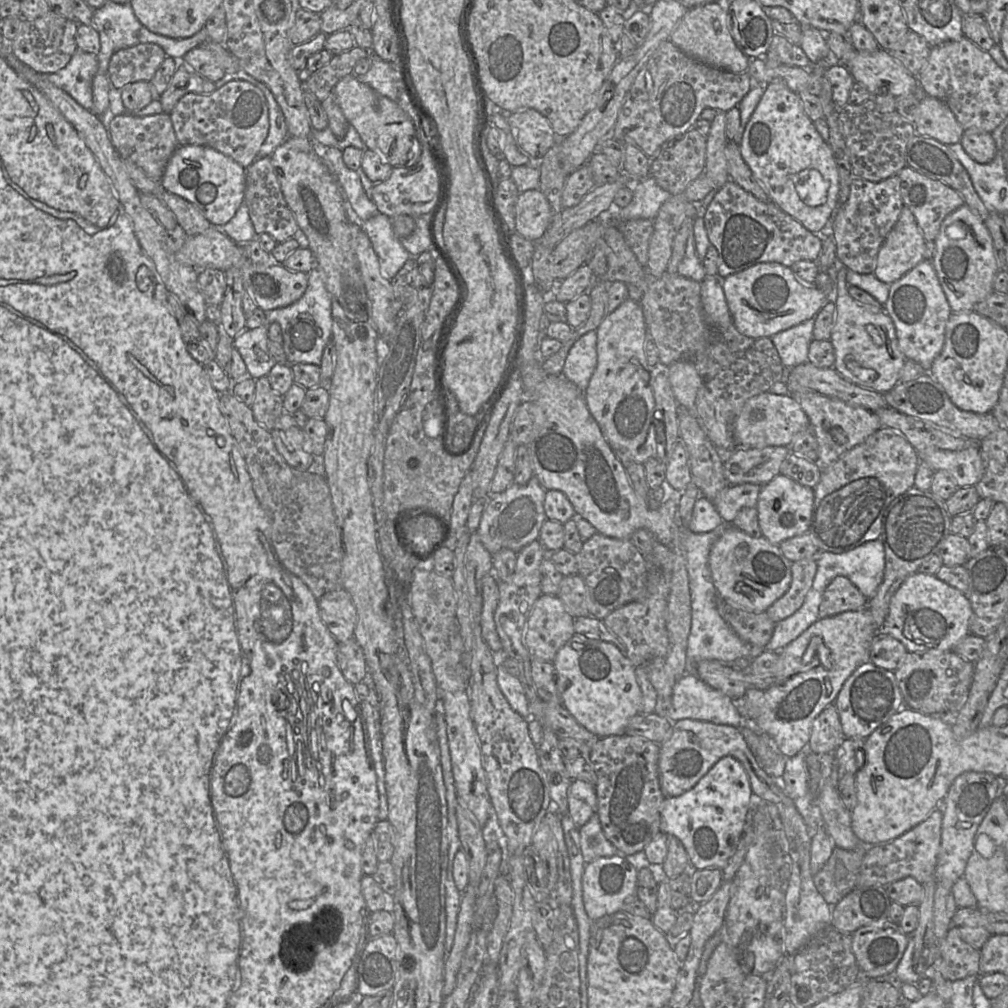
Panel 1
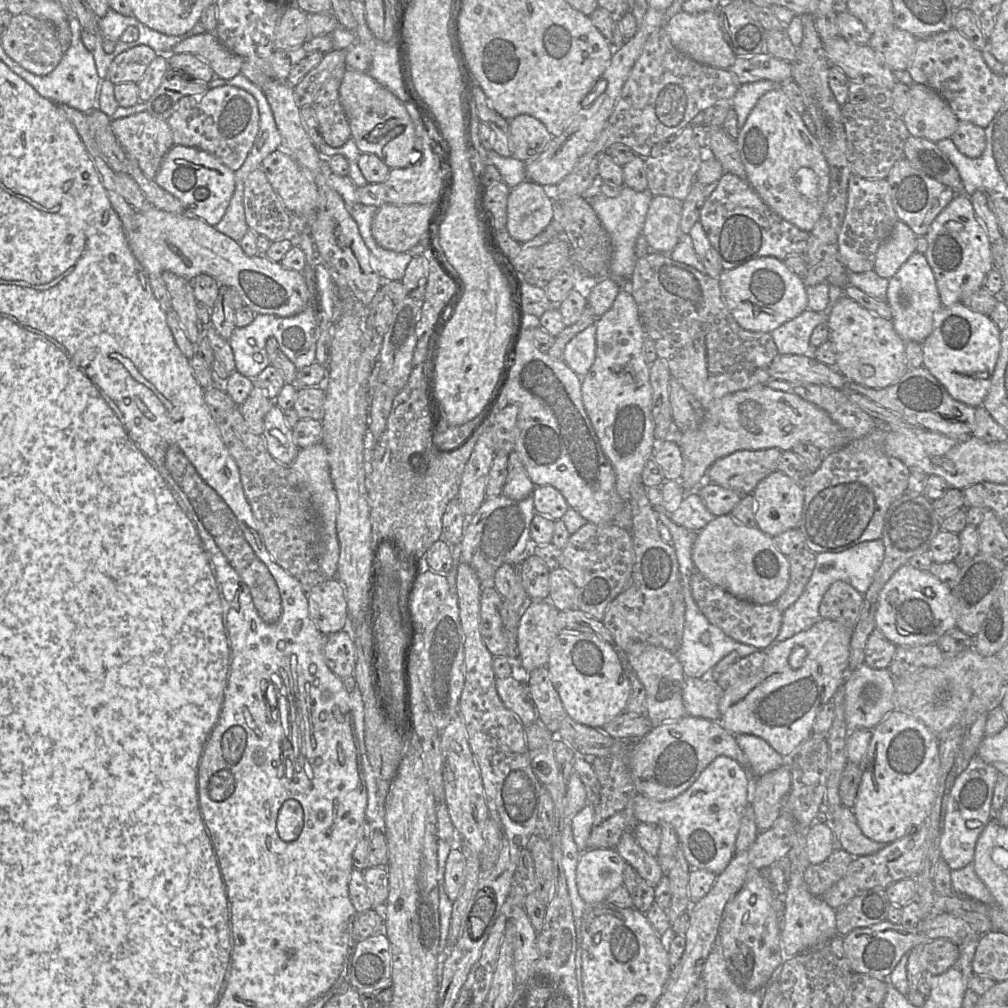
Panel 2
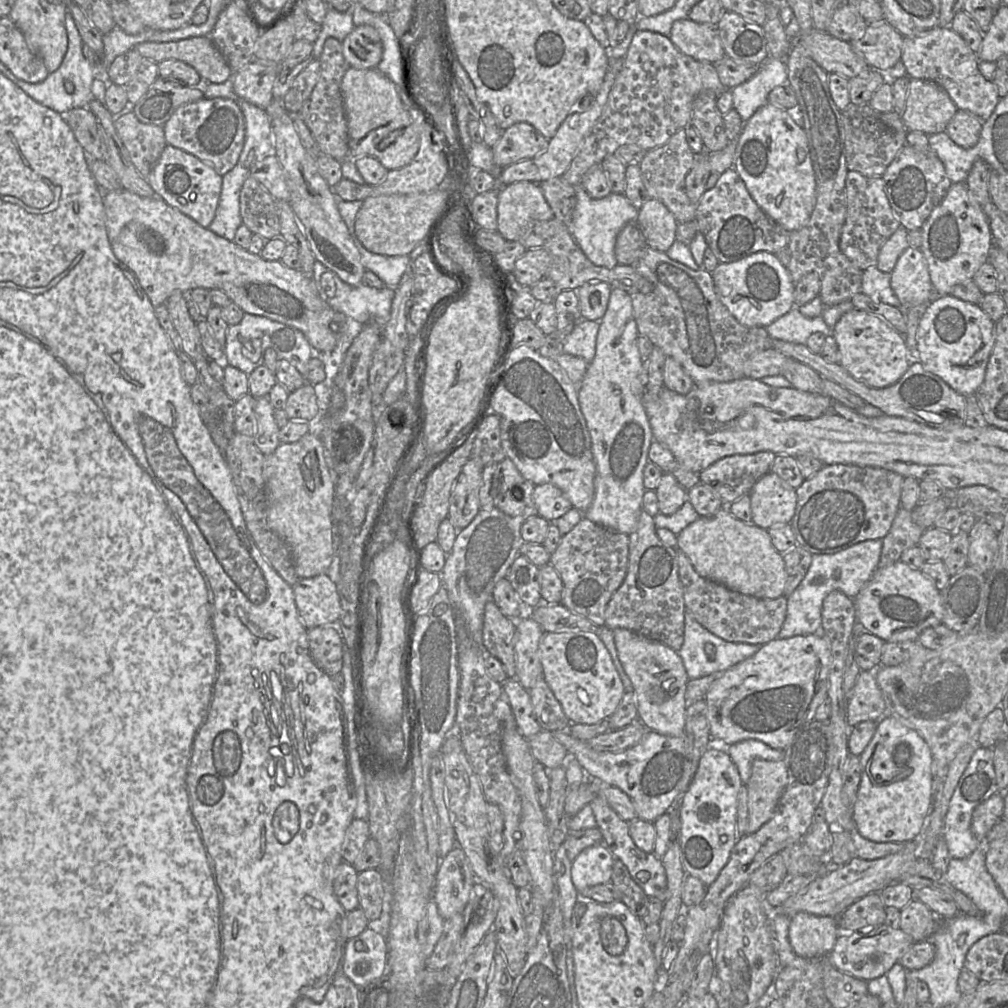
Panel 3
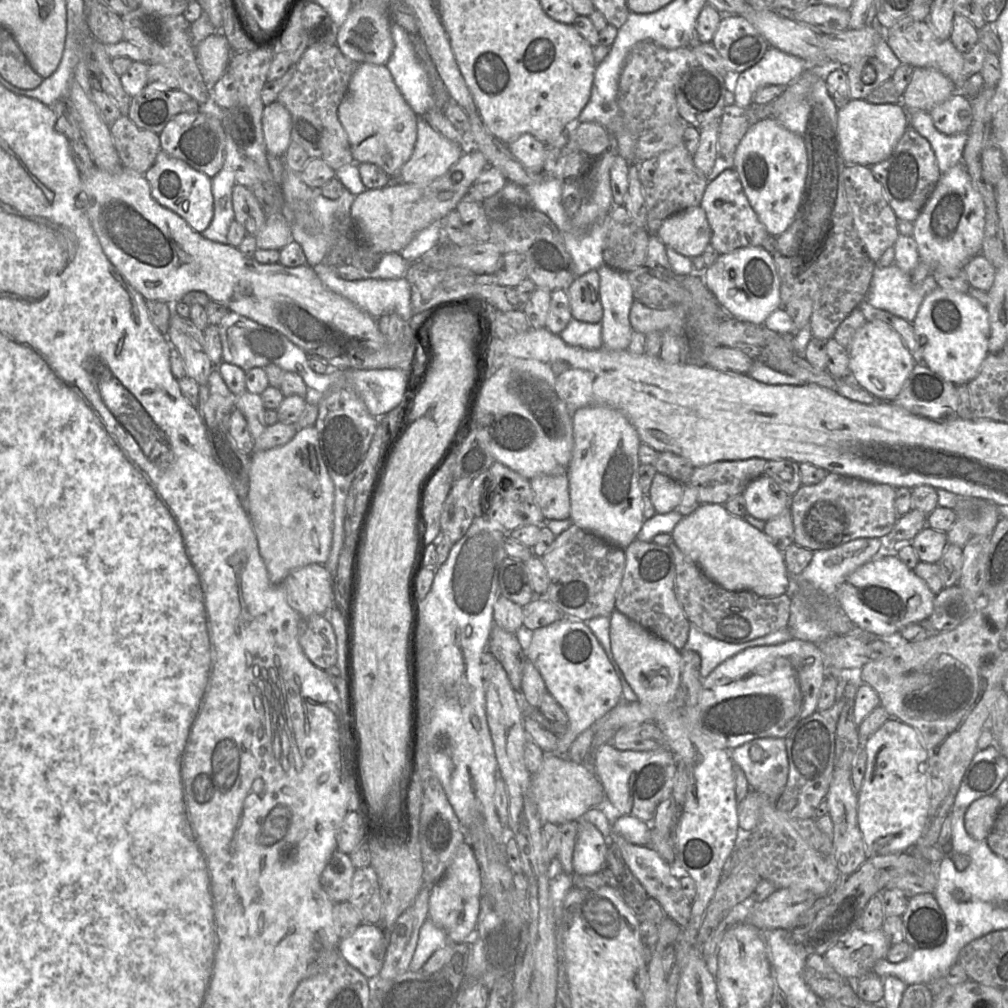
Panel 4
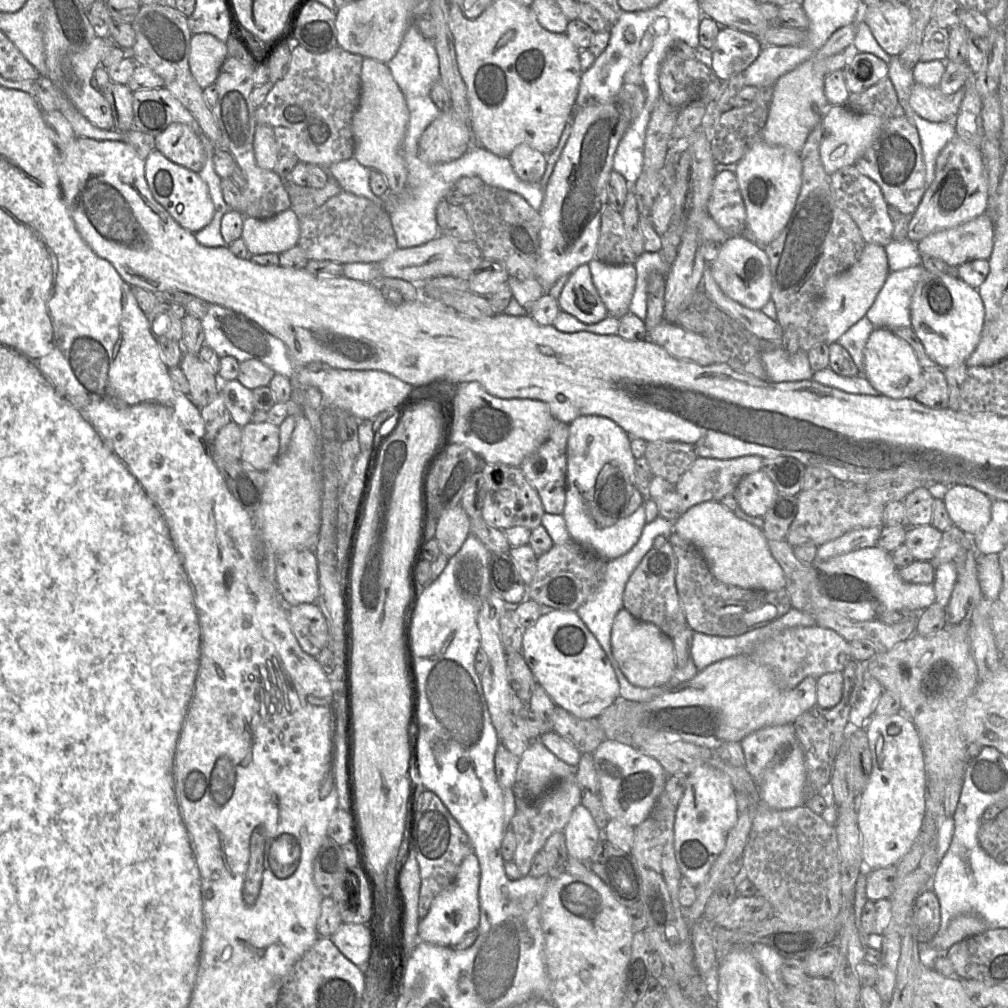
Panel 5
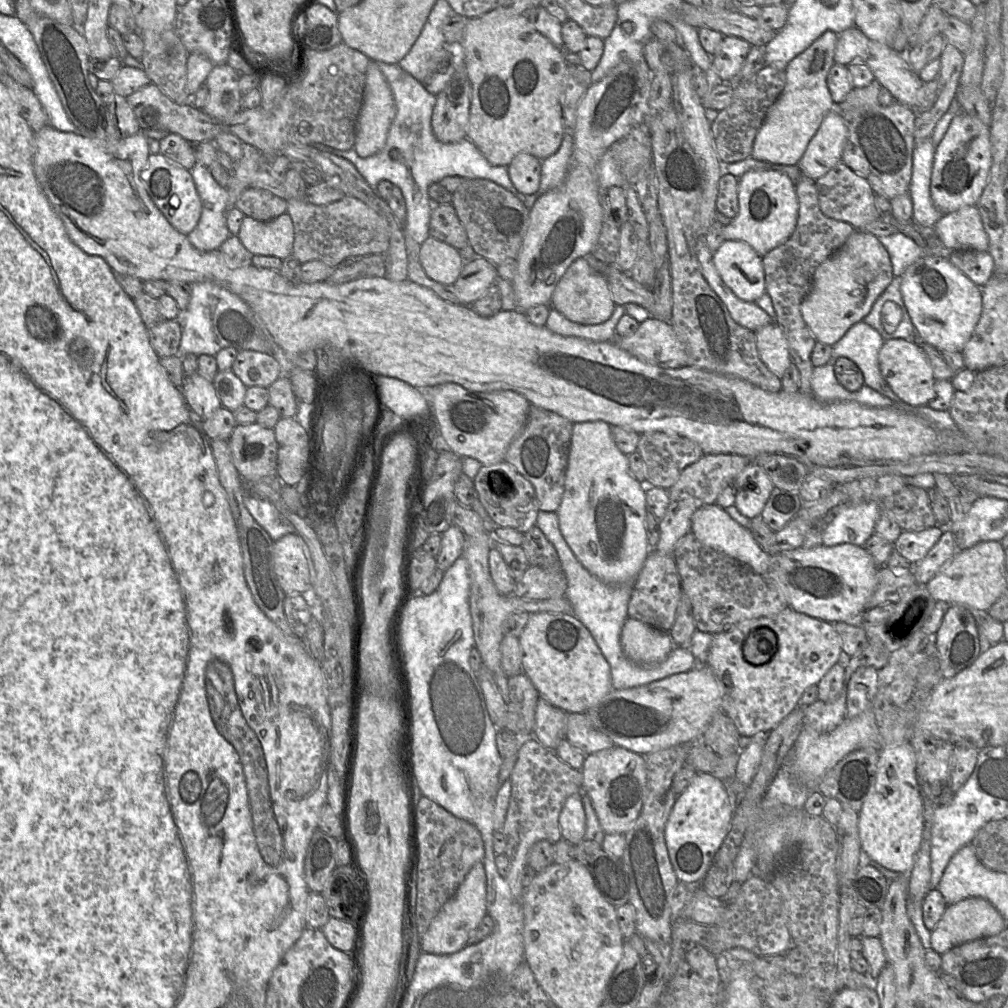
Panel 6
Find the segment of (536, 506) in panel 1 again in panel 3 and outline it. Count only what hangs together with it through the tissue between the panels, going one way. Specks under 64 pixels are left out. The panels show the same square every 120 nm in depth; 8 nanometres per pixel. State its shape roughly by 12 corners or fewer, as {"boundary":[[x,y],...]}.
{"boundary":[[480,509],[440,572],[480,646],[485,605],[523,543],[522,517]]}

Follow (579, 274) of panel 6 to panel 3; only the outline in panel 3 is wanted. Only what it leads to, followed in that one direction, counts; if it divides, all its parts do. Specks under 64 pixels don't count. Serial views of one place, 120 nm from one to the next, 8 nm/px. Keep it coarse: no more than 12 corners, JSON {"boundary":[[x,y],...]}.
{"boundary":[[587,283],[577,290],[581,318],[601,322],[612,287]]}

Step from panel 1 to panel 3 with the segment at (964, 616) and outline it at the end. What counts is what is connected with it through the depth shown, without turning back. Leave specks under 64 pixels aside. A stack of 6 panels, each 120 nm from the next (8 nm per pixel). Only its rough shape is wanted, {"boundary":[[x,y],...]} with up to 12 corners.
{"boundary":[[901,560],[877,568],[854,602],[888,642],[942,622],[940,591]]}

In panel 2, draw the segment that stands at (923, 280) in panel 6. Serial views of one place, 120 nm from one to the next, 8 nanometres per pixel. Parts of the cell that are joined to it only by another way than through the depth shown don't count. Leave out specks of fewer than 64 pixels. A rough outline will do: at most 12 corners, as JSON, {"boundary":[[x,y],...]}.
{"boundary":[[942,306],[925,367],[956,401],[982,406],[1001,330]]}

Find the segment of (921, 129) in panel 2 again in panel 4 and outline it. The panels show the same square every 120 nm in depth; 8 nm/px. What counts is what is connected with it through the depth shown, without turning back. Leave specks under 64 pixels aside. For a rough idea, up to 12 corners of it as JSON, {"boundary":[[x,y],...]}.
{"boundary":[[916,67],[902,96],[907,111],[929,112],[956,92],[949,77]]}

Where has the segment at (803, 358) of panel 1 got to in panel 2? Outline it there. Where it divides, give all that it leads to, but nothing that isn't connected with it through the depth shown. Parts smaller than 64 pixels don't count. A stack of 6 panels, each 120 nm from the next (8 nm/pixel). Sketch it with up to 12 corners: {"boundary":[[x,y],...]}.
{"boundary":[[829,285],[828,307],[806,309],[770,334],[779,355],[808,355],[844,289]]}

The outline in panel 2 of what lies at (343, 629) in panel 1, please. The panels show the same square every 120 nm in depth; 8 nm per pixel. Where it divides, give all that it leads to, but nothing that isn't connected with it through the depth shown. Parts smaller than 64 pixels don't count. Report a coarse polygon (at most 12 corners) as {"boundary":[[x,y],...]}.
{"boundary":[[336,578],[306,592],[324,634],[347,627],[346,592]]}

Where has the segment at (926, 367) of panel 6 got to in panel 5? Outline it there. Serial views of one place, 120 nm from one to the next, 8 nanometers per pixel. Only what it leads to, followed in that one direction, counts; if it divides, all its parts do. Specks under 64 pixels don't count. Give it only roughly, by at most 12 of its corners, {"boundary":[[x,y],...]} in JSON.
{"boundary":[[875,328],[863,376],[882,396],[914,399],[923,373],[912,347]]}

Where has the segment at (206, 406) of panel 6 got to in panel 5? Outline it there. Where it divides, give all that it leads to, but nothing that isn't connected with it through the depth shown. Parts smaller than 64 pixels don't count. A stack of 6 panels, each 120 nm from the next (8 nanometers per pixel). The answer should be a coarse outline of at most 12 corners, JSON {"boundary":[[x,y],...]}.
{"boundary":[[198,355],[179,366],[199,408],[220,393],[221,381]]}

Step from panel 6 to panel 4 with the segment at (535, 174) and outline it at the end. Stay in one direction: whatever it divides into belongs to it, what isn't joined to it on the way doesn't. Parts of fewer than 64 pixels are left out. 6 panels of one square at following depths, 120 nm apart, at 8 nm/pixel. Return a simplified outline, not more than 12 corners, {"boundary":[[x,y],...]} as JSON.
{"boundary":[[525,133],[508,144],[529,171],[543,171],[547,146]]}

